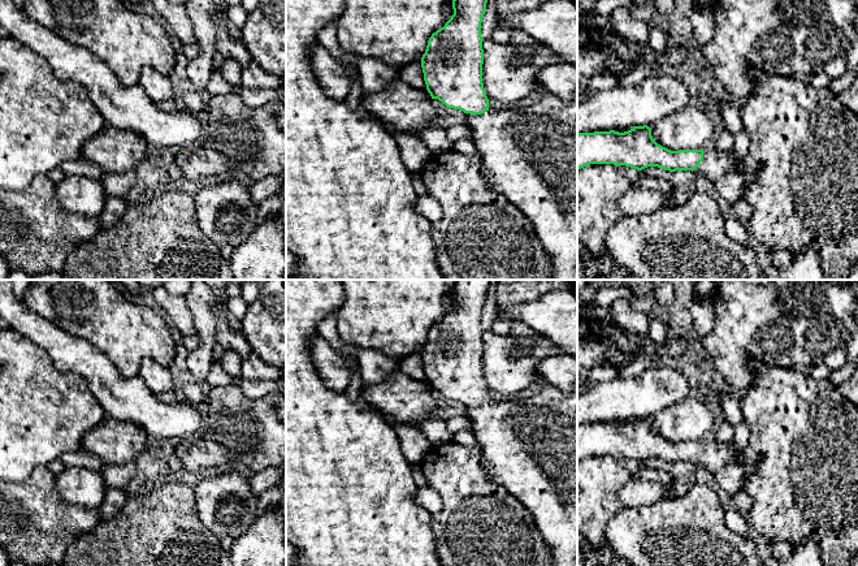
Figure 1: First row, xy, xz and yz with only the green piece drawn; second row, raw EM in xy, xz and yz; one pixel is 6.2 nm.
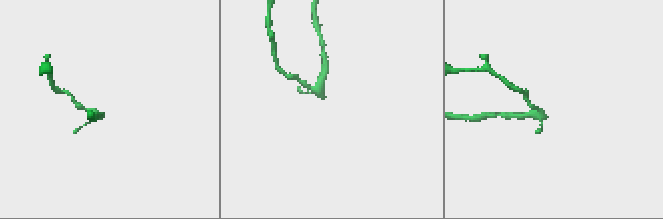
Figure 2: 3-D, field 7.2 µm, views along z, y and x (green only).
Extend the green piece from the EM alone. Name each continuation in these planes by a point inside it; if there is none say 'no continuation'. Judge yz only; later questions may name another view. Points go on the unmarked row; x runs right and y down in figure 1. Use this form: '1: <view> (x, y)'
1: yz (731, 469)

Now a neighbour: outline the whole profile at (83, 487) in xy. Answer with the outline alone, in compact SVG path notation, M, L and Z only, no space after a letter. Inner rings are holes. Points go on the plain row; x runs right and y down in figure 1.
M87 467L55 474L55 487L64 501L86 509L98 509L109 488L101 474Z

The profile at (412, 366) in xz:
M421 349L416 350L411 355L400 360L400 371L416 381L426 383L426 376L424 372L424 364L421 359Z

